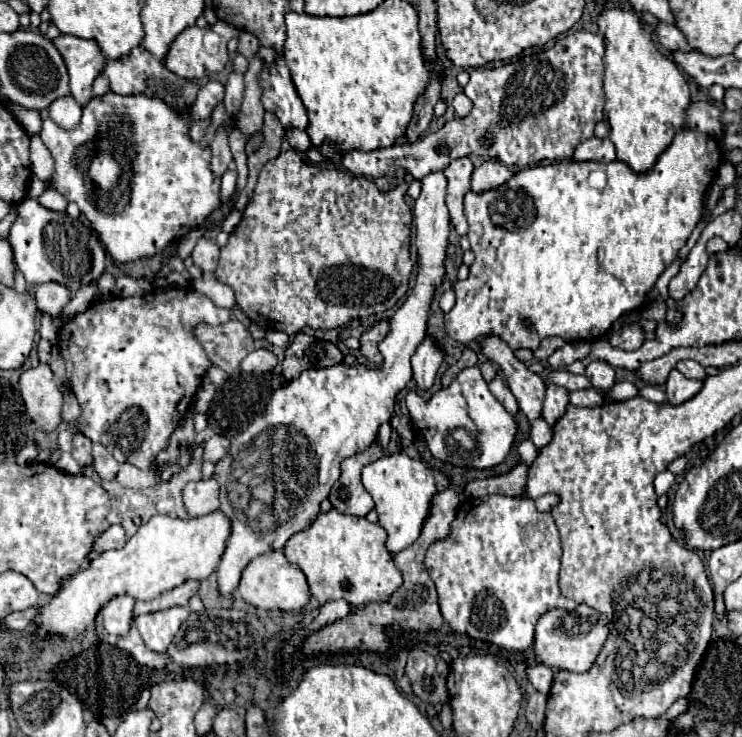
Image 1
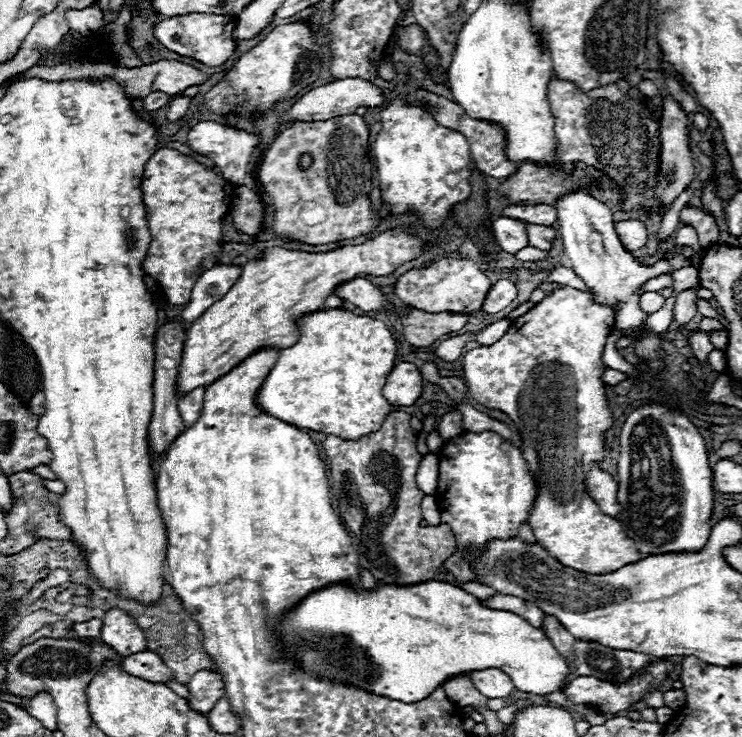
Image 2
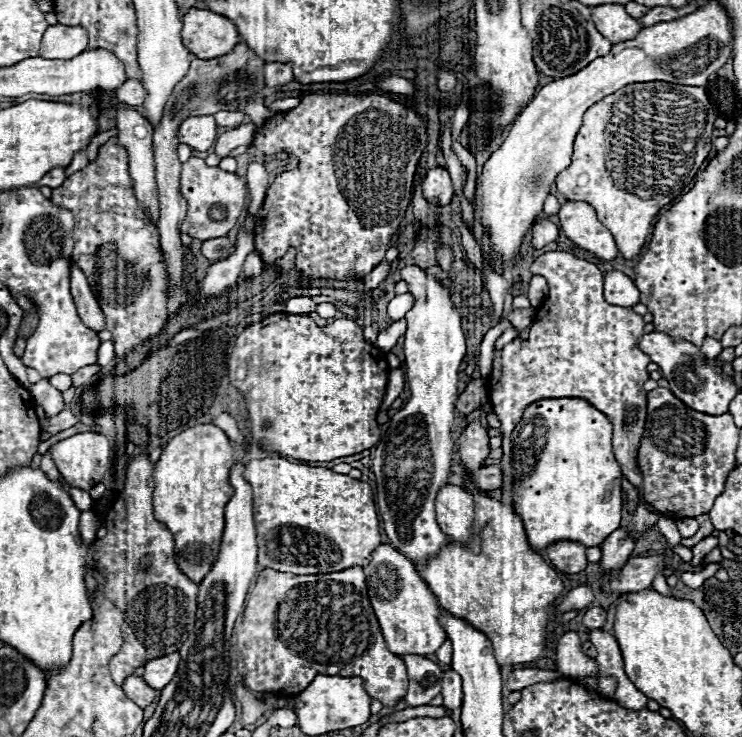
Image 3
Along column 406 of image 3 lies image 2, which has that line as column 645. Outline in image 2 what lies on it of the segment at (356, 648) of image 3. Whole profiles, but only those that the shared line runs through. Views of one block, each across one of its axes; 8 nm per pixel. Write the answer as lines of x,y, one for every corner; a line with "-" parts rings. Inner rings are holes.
650,662
646,676
634,676
634,678
632,678
630,682
626,682
626,684
610,684
610,682
602,682
602,680
598,680
598,678
576,678
578,676
570,678
572,674
576,674
575,670
574,673
570,673
567,676
565,686
562,690
568,685
564,694
566,694
566,698
568,698
570,702
574,702
574,704
592,704
592,706
596,706
596,708
598,708
600,712
604,712
604,714
614,714
614,712
626,710
630,704
638,702
648,688
660,686
660,682
668,676
670,670
672,670
672,664
670,664
670,662
658,662
658,664
656,664
656,662

